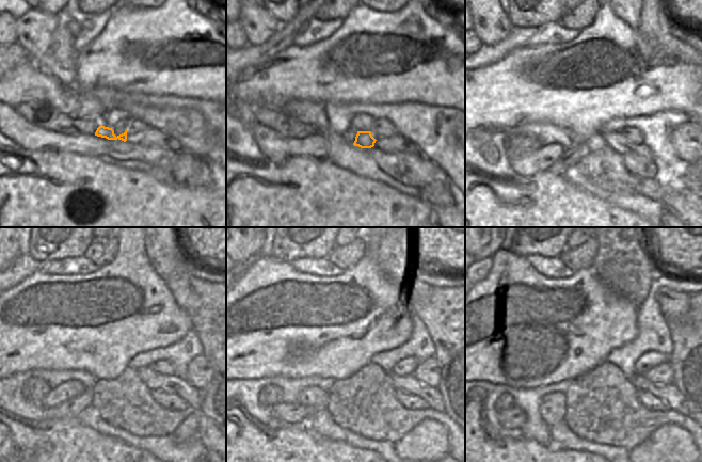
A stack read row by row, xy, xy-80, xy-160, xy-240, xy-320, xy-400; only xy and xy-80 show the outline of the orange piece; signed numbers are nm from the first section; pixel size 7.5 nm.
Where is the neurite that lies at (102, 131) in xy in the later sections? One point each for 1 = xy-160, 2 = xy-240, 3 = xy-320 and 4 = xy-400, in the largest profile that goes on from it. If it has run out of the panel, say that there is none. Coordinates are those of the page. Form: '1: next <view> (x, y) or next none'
1: next xy-160 (616, 140)
2: next xy-240 (169, 383)
3: next xy-320 (409, 384)
4: next xy-400 (670, 394)

